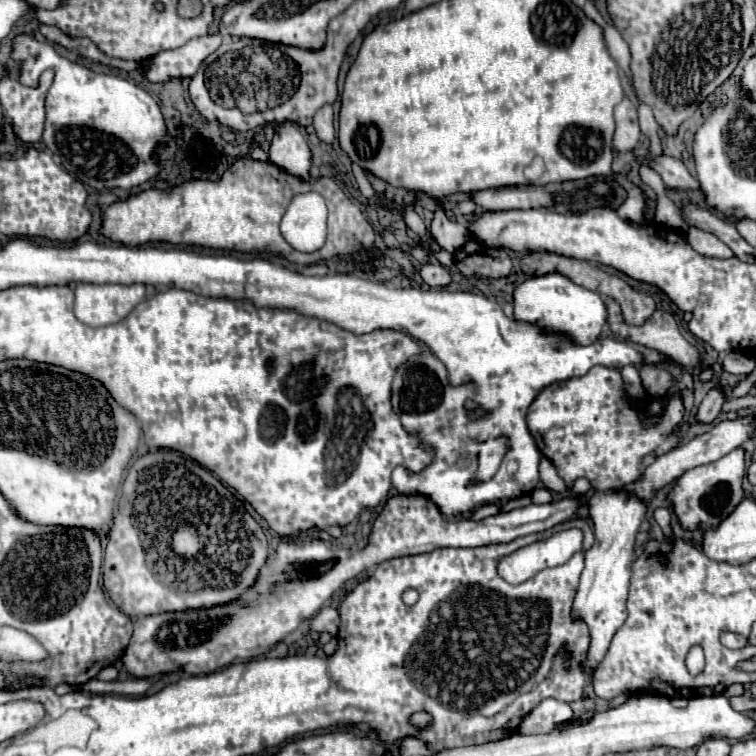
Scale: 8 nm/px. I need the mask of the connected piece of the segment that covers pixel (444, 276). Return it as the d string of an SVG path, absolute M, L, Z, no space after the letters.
M428 262L428 264L424 264L424 266L420 268L420 276L422 276L422 280L424 280L428 286L432 286L432 288L444 288L444 286L448 286L448 284L452 282L450 272L448 272L442 264L438 264L438 262Z

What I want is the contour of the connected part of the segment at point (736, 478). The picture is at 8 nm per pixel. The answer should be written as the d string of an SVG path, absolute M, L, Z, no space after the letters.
M740 448L732 450L730 454L722 456L716 462L710 462L706 466L698 466L694 470L688 470L682 474L674 488L668 492L668 500L674 508L674 514L684 530L714 530L720 526L720 520L726 520L734 508L744 500L742 490L742 478L744 478L744 452Z

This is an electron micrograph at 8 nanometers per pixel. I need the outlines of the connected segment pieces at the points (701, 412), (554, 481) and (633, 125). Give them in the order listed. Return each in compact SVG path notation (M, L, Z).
M722 390L708 392L708 396L702 400L702 404L700 404L698 412L696 412L696 422L700 422L700 424L712 424L718 418L724 400L726 400L726 396L724 396Z
M546 456L540 458L538 472L540 472L540 482L544 484L544 488L548 488L550 492L566 492L564 480L558 476L556 468L552 466L552 462L550 462Z
M624 98L614 108L616 118L616 134L614 134L614 148L618 152L630 152L638 146L640 140L640 126L638 126L638 110L630 102L630 98Z

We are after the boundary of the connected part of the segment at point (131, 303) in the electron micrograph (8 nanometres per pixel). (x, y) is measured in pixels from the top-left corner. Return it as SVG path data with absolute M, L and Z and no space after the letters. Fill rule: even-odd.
M76 284L74 296L76 318L86 326L100 328L122 322L146 298L146 288L142 284Z

